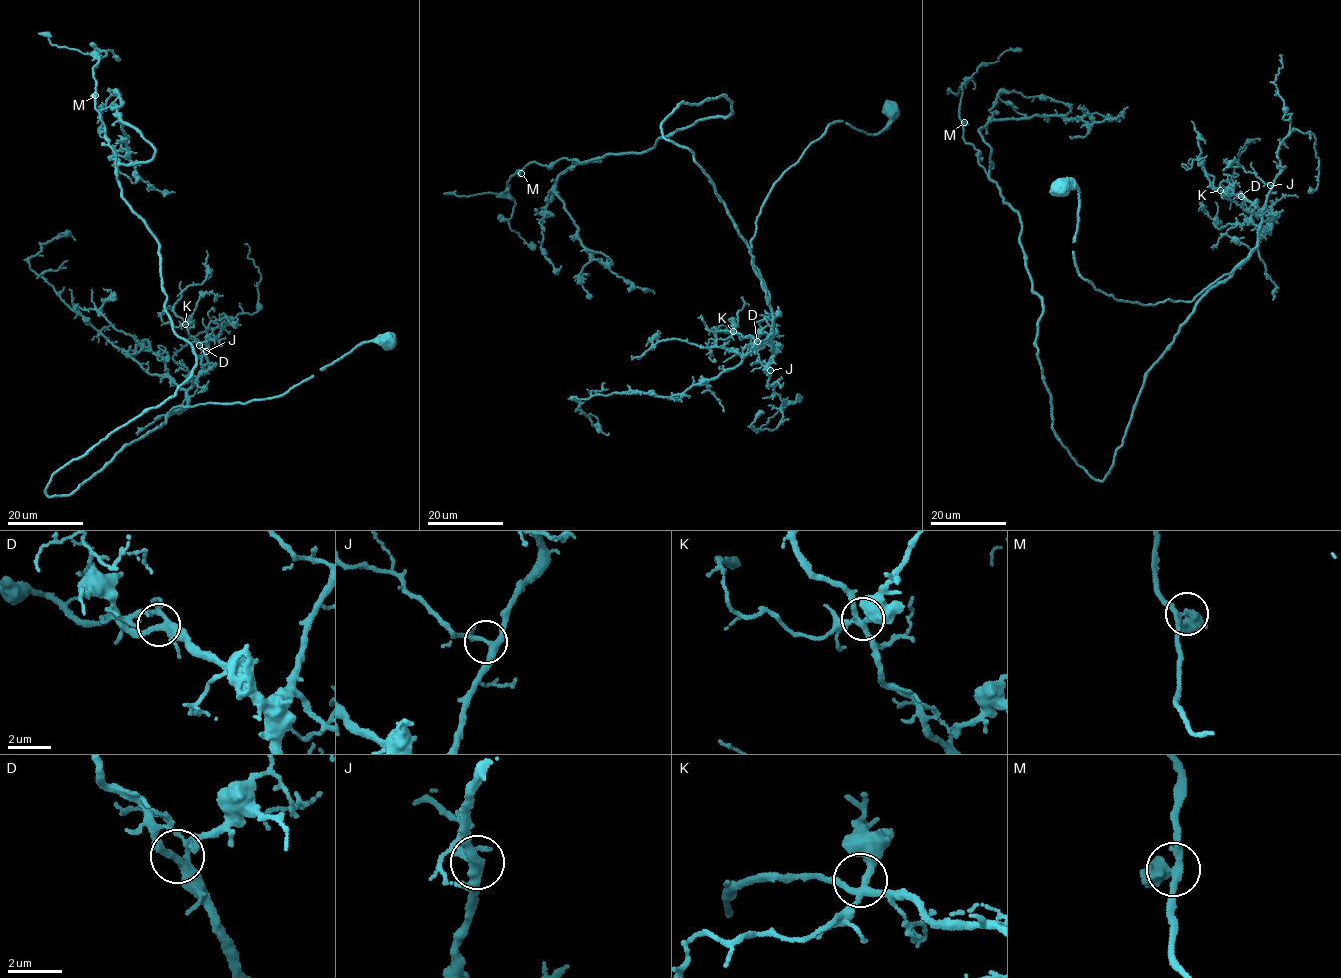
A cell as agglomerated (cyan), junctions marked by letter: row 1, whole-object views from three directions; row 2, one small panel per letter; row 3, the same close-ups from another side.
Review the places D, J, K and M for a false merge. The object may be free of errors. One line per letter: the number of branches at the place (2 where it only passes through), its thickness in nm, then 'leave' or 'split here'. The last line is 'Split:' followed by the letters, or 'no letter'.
D: 4 | 260 nm | leave
J: 4 | 280 nm | leave
K: 4 | 240 nm | leave
M: 4 | 360 nm | leave
Split: no letter

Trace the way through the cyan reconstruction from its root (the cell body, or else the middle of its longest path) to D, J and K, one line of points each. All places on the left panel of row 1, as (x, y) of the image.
D: (389, 339), (361, 342), (281, 395), (178, 406), (169, 413), (184, 410), (187, 389), (207, 369), (199, 345)
J: (389, 339), (361, 342), (281, 395), (178, 406), (169, 413), (187, 405), (207, 351)
K: (389, 339), (361, 342), (281, 395), (178, 406), (169, 413), (184, 410), (187, 389), (208, 366), (185, 324)

